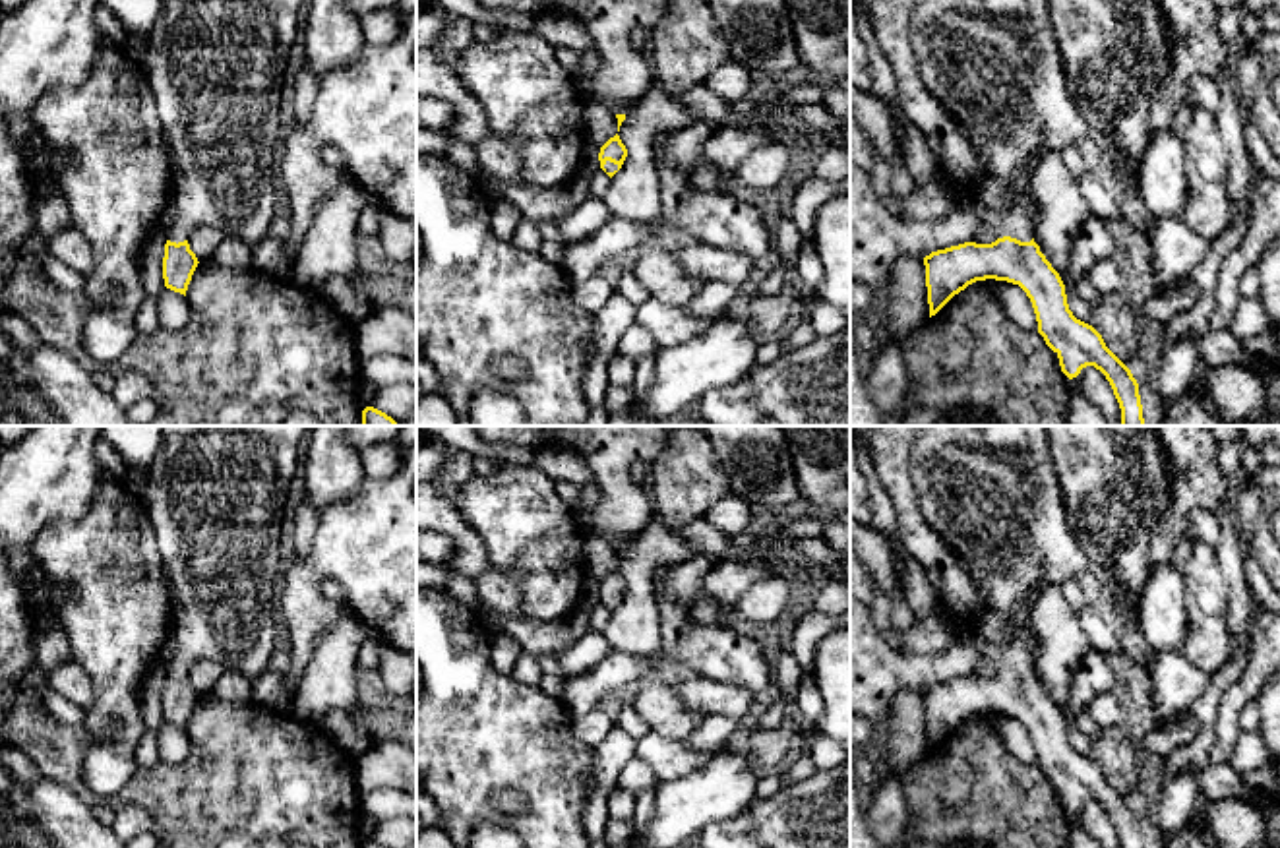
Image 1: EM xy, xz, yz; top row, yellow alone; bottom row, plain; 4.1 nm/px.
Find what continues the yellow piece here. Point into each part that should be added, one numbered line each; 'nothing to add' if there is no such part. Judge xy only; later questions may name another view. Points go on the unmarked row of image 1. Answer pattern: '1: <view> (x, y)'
1: xy (215, 494)

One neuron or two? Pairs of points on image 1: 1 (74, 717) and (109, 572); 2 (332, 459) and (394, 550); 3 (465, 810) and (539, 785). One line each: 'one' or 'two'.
1: two
2: two
3: one

